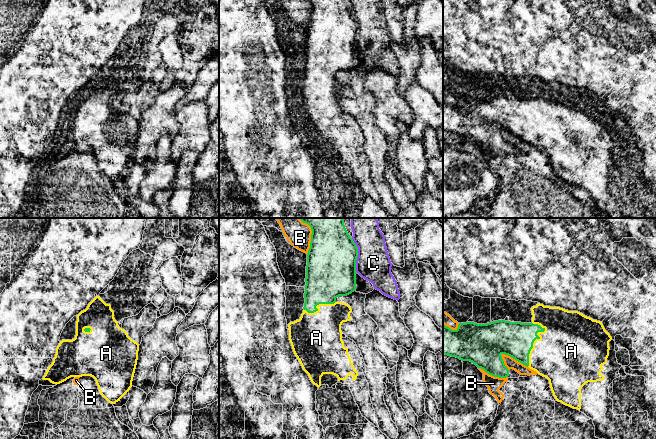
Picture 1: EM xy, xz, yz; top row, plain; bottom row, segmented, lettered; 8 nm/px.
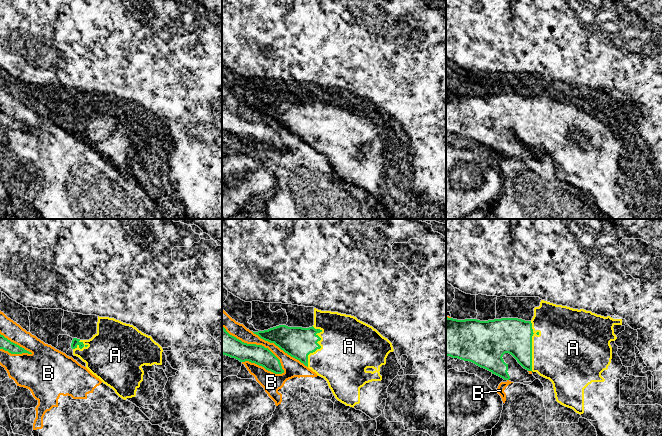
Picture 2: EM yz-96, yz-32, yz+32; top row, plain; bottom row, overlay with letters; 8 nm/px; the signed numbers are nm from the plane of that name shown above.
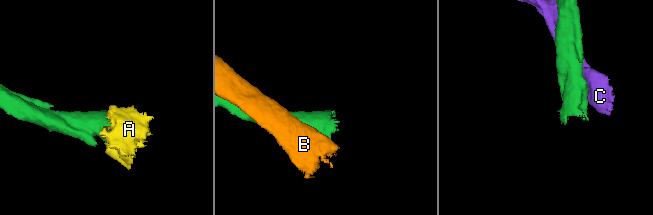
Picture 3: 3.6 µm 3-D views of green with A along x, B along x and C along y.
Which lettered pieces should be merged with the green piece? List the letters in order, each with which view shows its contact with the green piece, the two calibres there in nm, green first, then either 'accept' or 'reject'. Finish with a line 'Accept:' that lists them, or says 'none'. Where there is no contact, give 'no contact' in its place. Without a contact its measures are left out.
A: meets green in yz; 280 nm thick on the green side, 460 nm on the other; accept
B: meets green in xz; 400 nm thick on the green side, 190 nm on the other; reject
C: meets green in xz; 400 nm thick on the green side, 280 nm on the other; reject
Accept: A

